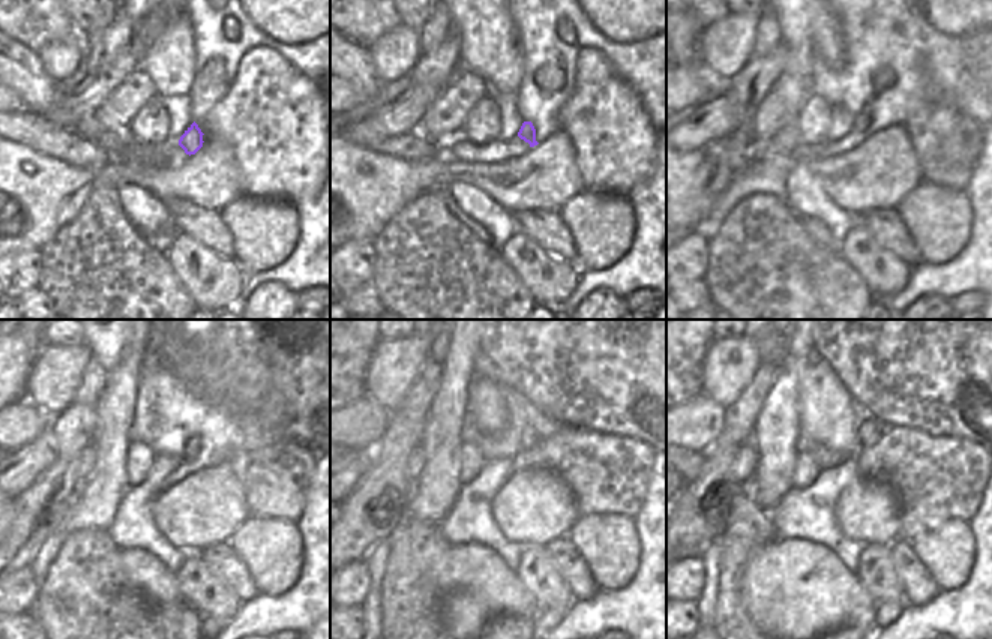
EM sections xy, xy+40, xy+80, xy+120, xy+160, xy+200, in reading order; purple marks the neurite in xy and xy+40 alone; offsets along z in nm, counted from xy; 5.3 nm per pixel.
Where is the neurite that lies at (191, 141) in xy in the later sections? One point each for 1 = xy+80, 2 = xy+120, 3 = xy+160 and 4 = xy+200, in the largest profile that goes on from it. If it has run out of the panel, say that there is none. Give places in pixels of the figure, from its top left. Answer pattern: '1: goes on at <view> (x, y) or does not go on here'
1: goes on at xy+80 (862, 122)
2: goes on at xy+120 (192, 444)
3: goes on at xy+160 (529, 438)
4: goes on at xy+200 (869, 431)

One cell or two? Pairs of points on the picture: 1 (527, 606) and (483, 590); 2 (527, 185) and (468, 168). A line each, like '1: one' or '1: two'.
1: one
2: one

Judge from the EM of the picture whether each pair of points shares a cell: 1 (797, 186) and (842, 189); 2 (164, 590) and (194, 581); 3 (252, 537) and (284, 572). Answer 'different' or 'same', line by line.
1: different
2: different
3: same

